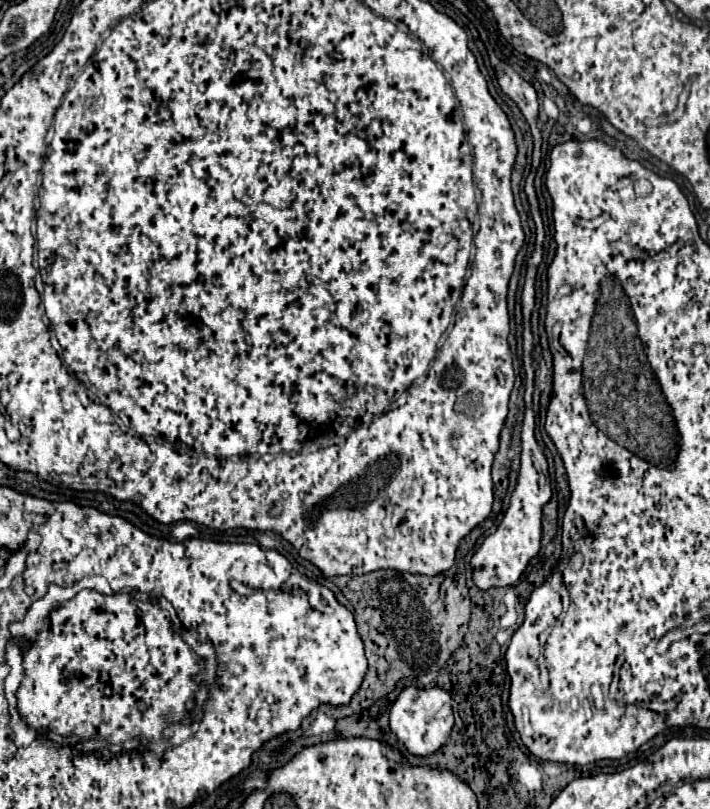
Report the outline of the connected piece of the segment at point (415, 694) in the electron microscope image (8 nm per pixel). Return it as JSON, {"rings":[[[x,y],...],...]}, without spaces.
{"rings":[[[405,687],[395,699],[389,711],[389,719],[391,719],[391,731],[399,737],[399,741],[407,747],[409,753],[431,755],[445,745],[447,735],[453,729],[451,695],[441,687],[431,687],[431,689]]]}

